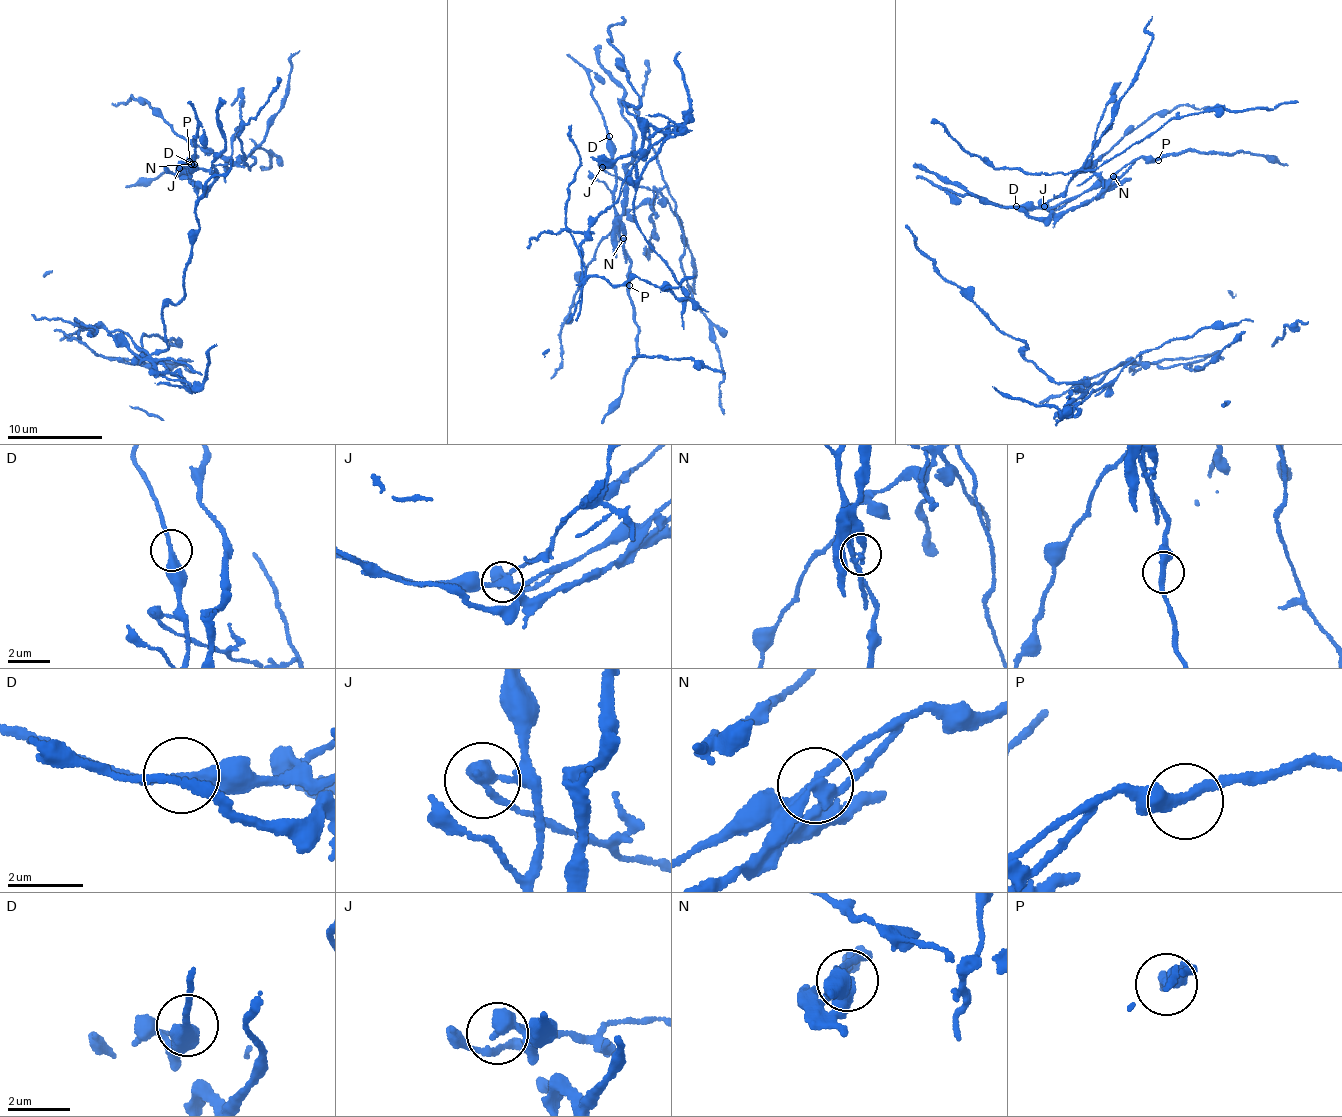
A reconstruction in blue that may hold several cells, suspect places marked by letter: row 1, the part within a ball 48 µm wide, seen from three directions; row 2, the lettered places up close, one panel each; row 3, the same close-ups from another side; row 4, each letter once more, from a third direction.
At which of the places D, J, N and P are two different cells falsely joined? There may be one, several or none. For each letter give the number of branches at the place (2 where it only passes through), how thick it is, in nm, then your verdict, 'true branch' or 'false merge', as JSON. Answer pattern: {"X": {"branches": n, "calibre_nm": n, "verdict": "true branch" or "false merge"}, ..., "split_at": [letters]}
{"D": {"branches": 2, "calibre_nm": 300, "verdict": "true branch"}, "J": {"branches": 2, "calibre_nm": 340, "verdict": "false merge"}, "N": {"branches": 4, "calibre_nm": 200, "verdict": "false merge"}, "P": {"branches": 2, "calibre_nm": 320, "verdict": "true branch"}, "split_at": ["J", "N"]}

